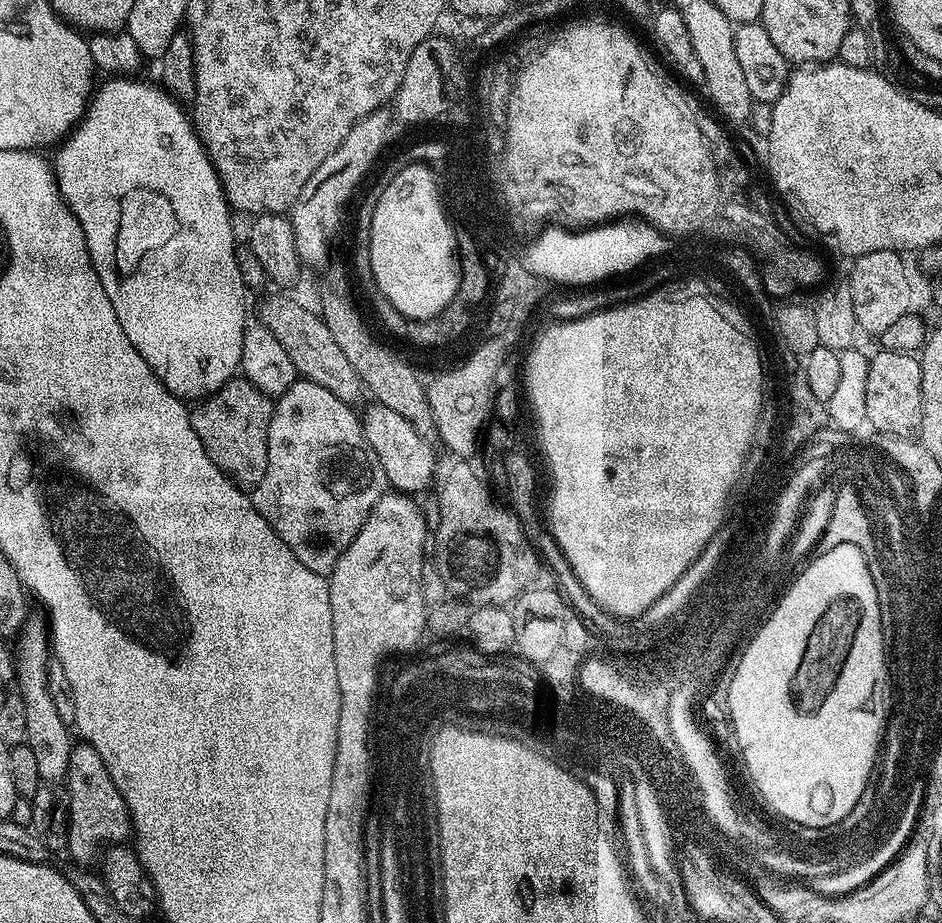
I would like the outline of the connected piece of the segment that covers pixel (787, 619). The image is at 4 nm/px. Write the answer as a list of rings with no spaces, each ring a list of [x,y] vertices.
[[[844,544],[834,546],[832,550],[822,554],[821,557],[814,558],[804,568],[804,572],[789,586],[788,591],[780,597],[778,605],[773,610],[773,617],[766,622],[766,626],[762,626],[762,630],[754,638],[753,646],[750,650],[746,650],[744,655],[744,664],[738,665],[738,674],[735,682],[730,682],[732,687],[732,716],[736,716],[736,729],[742,730],[742,743],[746,745],[747,754],[750,756],[748,761],[752,768],[753,775],[757,776],[761,790],[768,796],[768,800],[776,803],[776,808],[781,808],[785,815],[793,816],[806,820],[807,825],[820,824],[822,827],[830,826],[834,822],[842,822],[842,818],[846,818],[846,814],[850,814],[850,810],[854,810],[854,806],[858,802],[858,798],[862,795],[862,790],[866,788],[866,784],[873,779],[874,769],[876,766],[876,757],[882,748],[882,737],[885,735],[886,729],[886,708],[884,712],[884,683],[890,680],[890,664],[886,659],[886,647],[884,644],[884,636],[882,626],[880,625],[878,594],[875,592],[874,579],[868,573],[867,560],[863,556],[863,551],[856,545]]]

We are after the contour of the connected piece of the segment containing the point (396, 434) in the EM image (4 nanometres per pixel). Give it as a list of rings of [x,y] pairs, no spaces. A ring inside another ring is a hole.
[[[375,402],[369,405],[369,408],[362,412],[364,437],[374,450],[389,485],[395,491],[405,494],[427,493],[433,487],[434,477],[437,475],[433,445],[420,437],[418,430],[414,430],[414,426],[410,426],[410,422],[402,418],[402,414],[394,414],[394,410]]]

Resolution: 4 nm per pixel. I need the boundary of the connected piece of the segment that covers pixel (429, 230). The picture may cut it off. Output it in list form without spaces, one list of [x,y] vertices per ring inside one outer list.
[[[408,168],[396,184],[389,184],[379,195],[369,238],[370,262],[379,295],[392,302],[409,320],[432,316],[452,296],[452,288],[456,288],[452,236],[448,236],[448,224],[440,216],[432,176],[424,168]]]

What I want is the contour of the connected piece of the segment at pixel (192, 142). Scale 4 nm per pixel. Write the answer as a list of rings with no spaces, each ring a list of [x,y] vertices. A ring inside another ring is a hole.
[[[108,78],[105,84],[95,89],[88,109],[79,124],[64,137],[62,143],[55,149],[56,185],[64,196],[64,201],[70,206],[74,218],[84,231],[88,253],[92,259],[94,270],[102,282],[102,290],[110,298],[114,306],[114,314],[122,326],[122,334],[130,338],[130,346],[138,352],[144,361],[152,367],[152,372],[163,382],[166,390],[170,390],[185,402],[199,402],[206,396],[217,392],[223,384],[237,375],[242,358],[242,338],[246,327],[244,320],[244,293],[246,287],[242,274],[239,273],[237,260],[238,245],[236,232],[232,229],[233,209],[224,197],[224,188],[220,184],[218,174],[212,165],[212,159],[204,144],[196,134],[196,126],[191,115],[184,113],[185,105],[172,97],[159,83],[147,84],[138,78]]]

